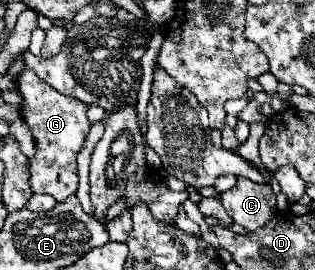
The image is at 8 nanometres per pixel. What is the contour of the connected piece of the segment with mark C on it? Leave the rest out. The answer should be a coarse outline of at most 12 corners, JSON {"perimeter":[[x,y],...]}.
{"perimeter":[[240,176],[222,206],[246,232],[276,214],[270,186]]}

